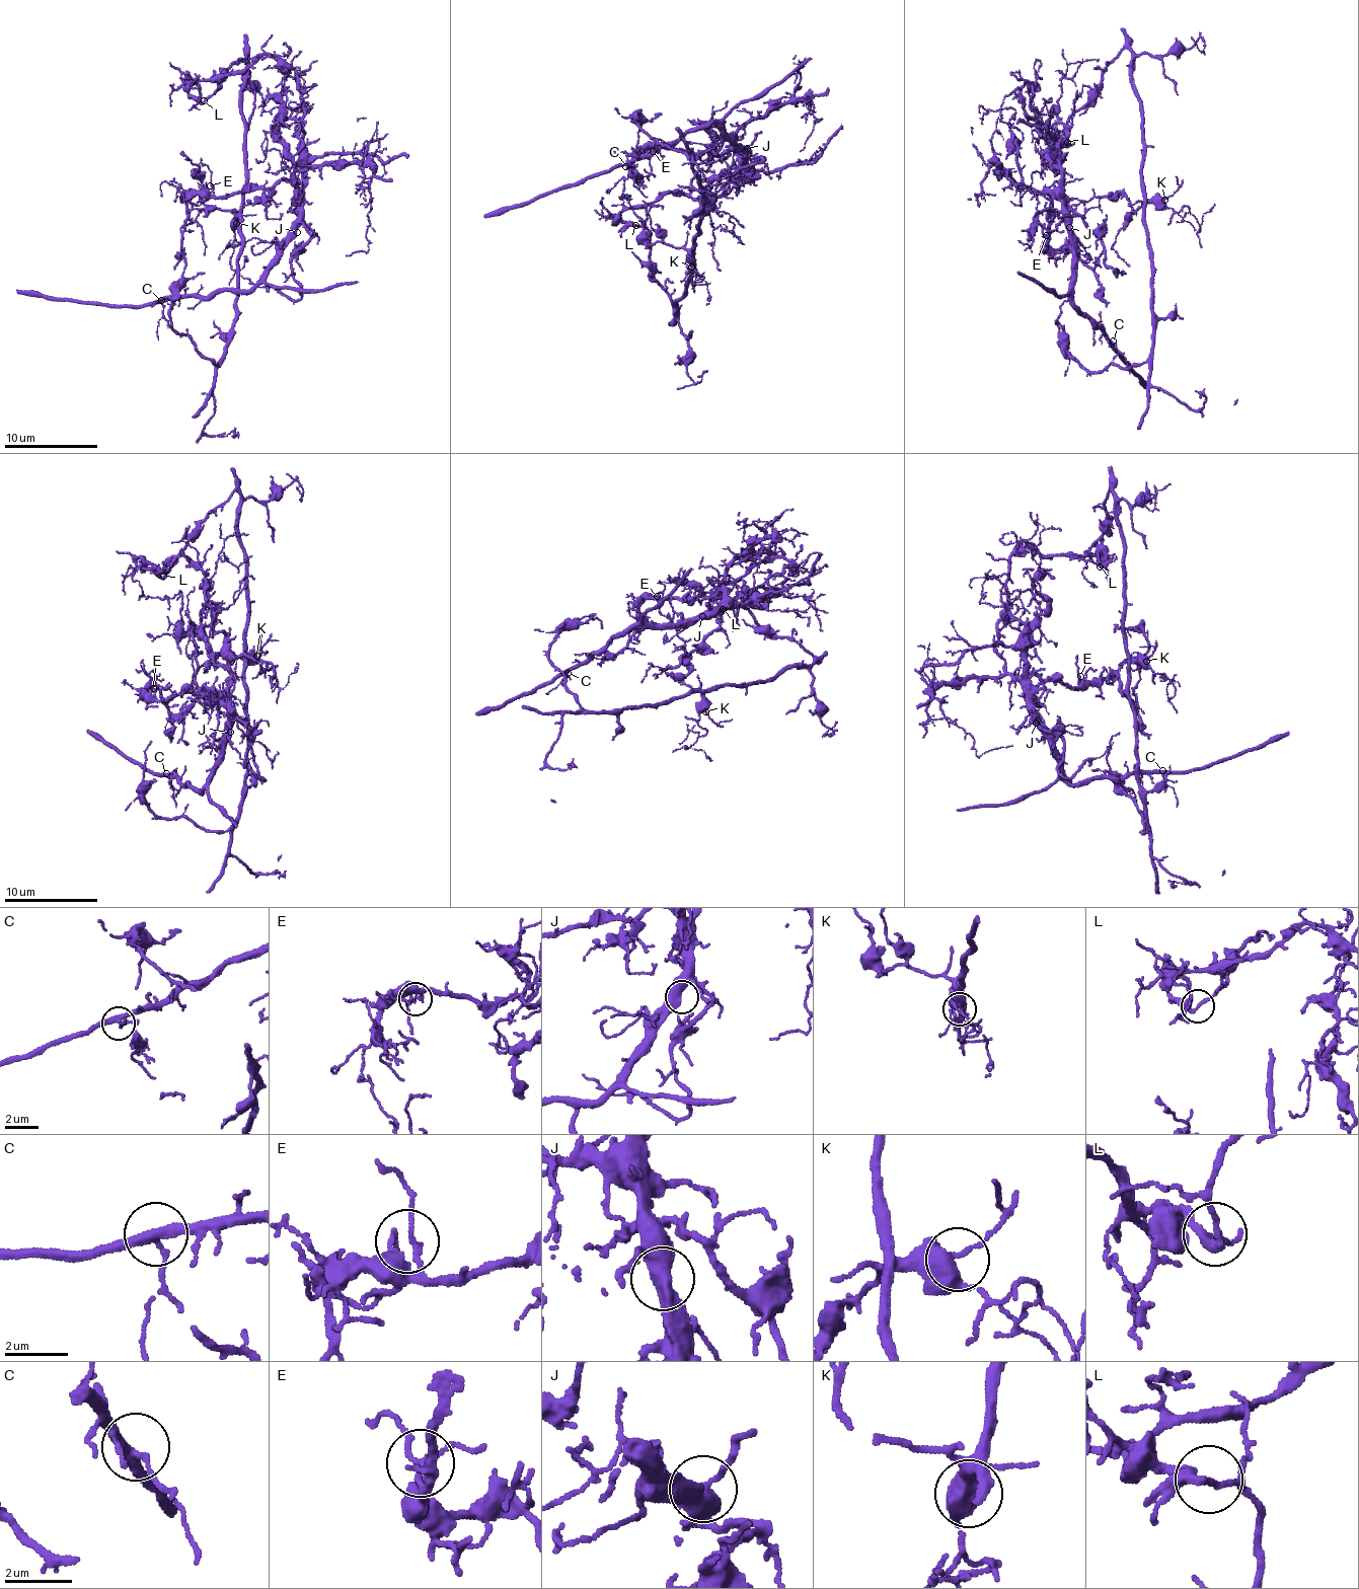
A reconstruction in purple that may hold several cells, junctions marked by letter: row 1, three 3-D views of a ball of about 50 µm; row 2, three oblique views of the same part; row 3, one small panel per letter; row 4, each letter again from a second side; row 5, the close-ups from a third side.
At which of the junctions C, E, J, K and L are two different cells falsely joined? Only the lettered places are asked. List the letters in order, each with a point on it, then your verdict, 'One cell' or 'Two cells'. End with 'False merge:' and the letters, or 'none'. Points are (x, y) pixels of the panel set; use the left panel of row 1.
C: Place: (161, 300). One cell
E: Place: (210, 185). One cell
J: Place: (297, 232). One cell
K: Place: (236, 223). One cell
L: Place: (204, 100). Two cells
False merge: L

